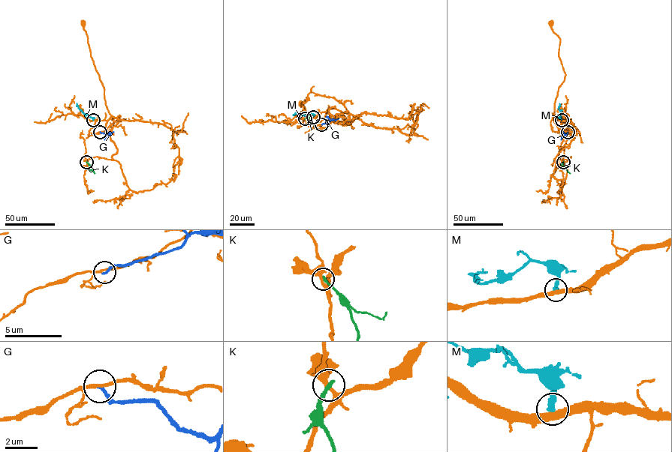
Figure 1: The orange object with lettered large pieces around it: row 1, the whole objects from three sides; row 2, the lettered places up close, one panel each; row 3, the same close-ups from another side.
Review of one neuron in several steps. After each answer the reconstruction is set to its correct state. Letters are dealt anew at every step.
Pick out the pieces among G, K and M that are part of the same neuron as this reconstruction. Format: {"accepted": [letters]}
{"accepted": []}

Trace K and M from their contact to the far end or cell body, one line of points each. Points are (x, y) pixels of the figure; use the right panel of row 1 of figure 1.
K: (563, 161), (570, 173)
M: (562, 120), (558, 118), (559, 103)

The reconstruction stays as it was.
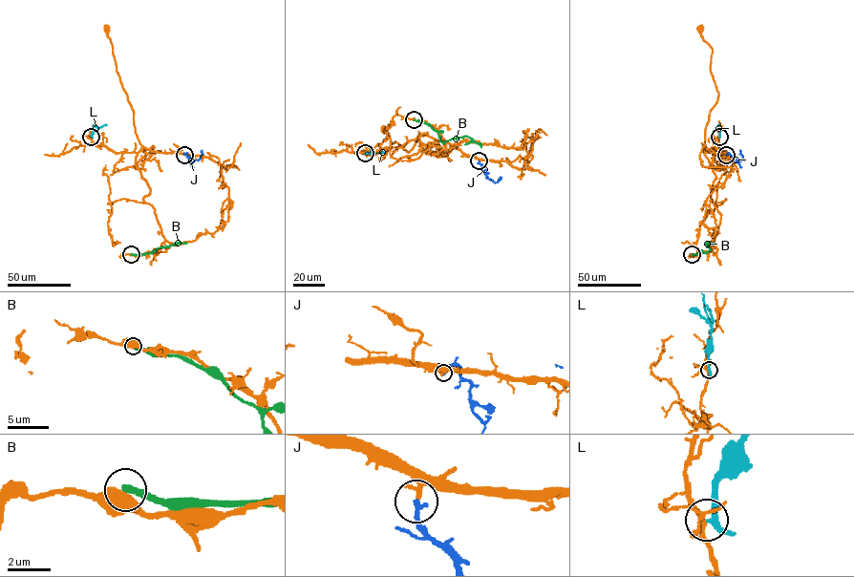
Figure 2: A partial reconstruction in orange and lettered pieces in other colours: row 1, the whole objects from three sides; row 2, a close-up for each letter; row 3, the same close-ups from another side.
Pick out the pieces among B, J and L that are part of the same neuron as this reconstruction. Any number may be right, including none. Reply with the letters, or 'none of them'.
J

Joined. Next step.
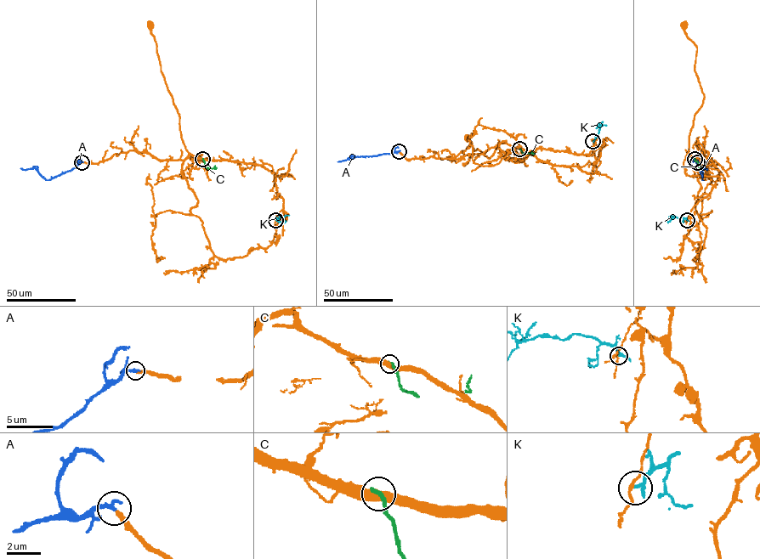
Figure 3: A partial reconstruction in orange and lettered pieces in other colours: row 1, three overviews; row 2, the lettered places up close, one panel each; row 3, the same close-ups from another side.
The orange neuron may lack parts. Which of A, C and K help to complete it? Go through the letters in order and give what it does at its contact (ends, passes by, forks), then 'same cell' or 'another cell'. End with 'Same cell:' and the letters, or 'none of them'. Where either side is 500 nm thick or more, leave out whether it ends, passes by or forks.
A: it ends; same cell
C: it ends; another cell
K: it passes by; another cell
Same cell: A

